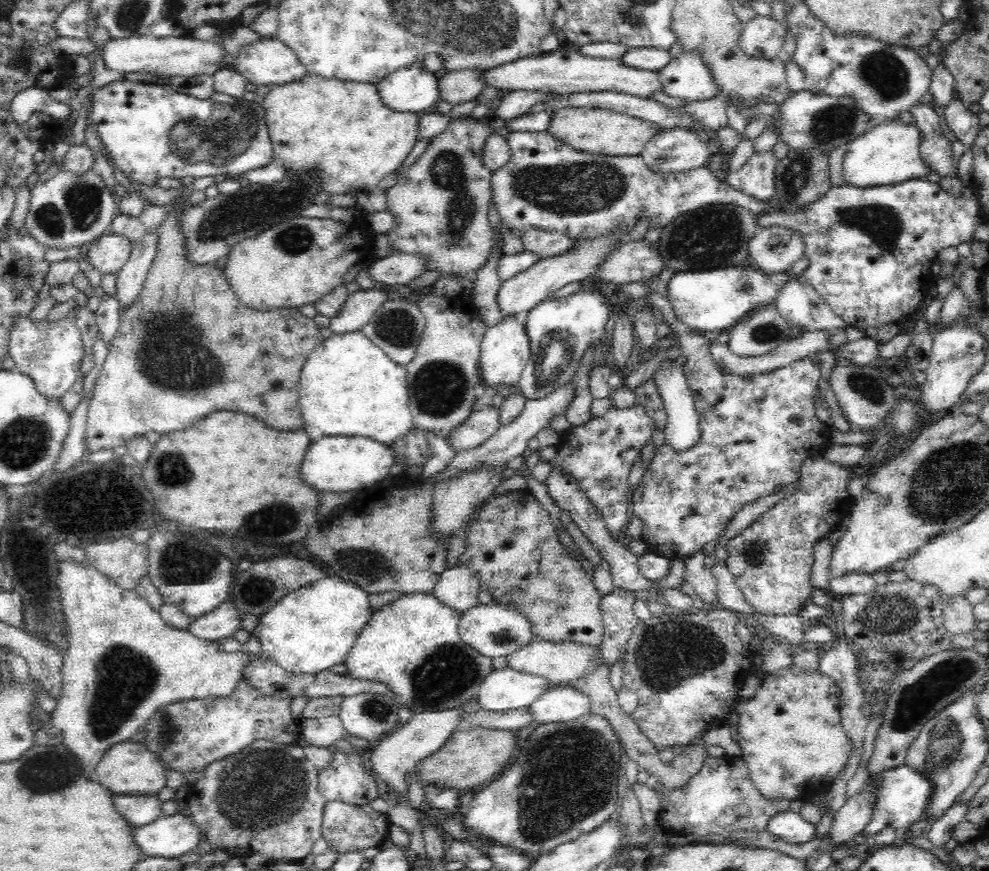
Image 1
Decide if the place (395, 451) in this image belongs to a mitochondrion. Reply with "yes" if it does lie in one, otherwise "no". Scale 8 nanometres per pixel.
no

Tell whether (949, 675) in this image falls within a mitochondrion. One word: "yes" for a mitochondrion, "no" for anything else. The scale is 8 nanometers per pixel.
yes

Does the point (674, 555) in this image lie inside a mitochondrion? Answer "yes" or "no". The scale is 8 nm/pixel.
no

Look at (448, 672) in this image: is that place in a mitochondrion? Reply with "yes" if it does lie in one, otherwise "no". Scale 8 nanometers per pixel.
yes

